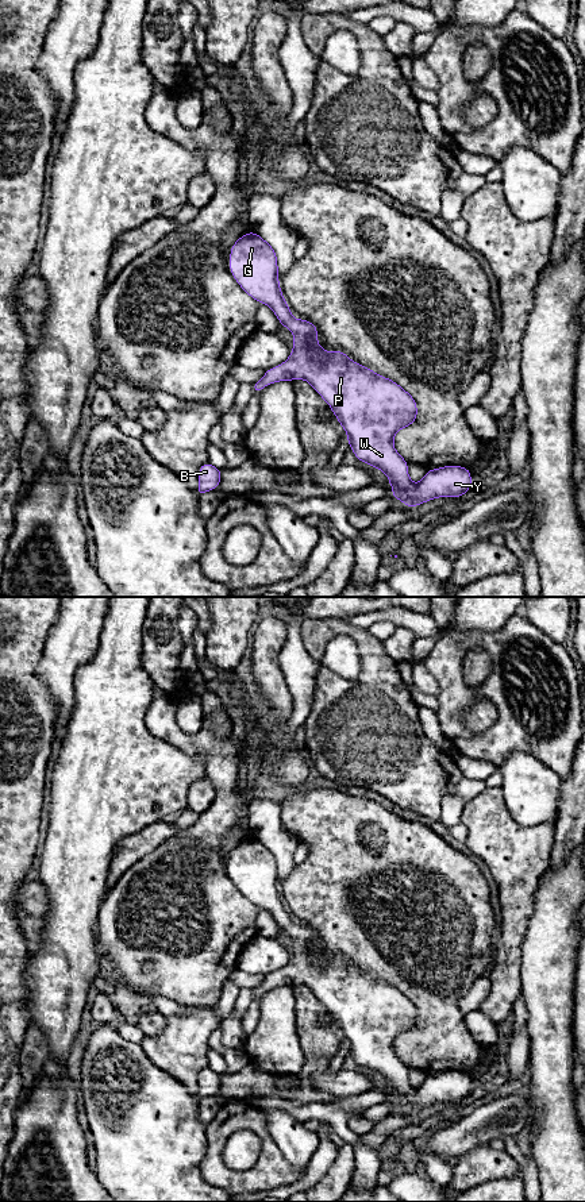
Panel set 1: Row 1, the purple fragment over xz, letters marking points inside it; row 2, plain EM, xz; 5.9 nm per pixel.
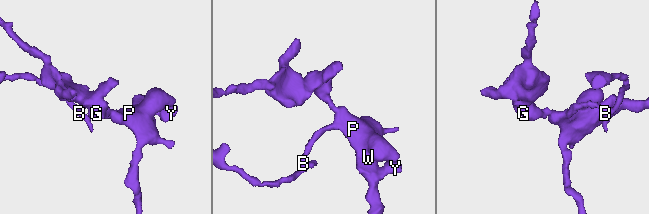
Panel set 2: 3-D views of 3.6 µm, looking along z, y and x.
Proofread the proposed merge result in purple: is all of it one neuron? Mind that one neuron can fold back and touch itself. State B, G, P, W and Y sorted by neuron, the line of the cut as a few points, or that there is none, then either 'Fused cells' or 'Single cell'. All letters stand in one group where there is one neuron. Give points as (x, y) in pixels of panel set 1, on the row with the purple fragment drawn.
Groups: B G P W Y. No split. Single cell

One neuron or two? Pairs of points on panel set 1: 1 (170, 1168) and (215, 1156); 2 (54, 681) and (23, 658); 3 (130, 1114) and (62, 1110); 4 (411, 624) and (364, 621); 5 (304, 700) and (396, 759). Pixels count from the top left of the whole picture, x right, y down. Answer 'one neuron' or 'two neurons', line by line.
1: two neurons
2: two neurons
3: two neurons
4: one neuron
5: two neurons

